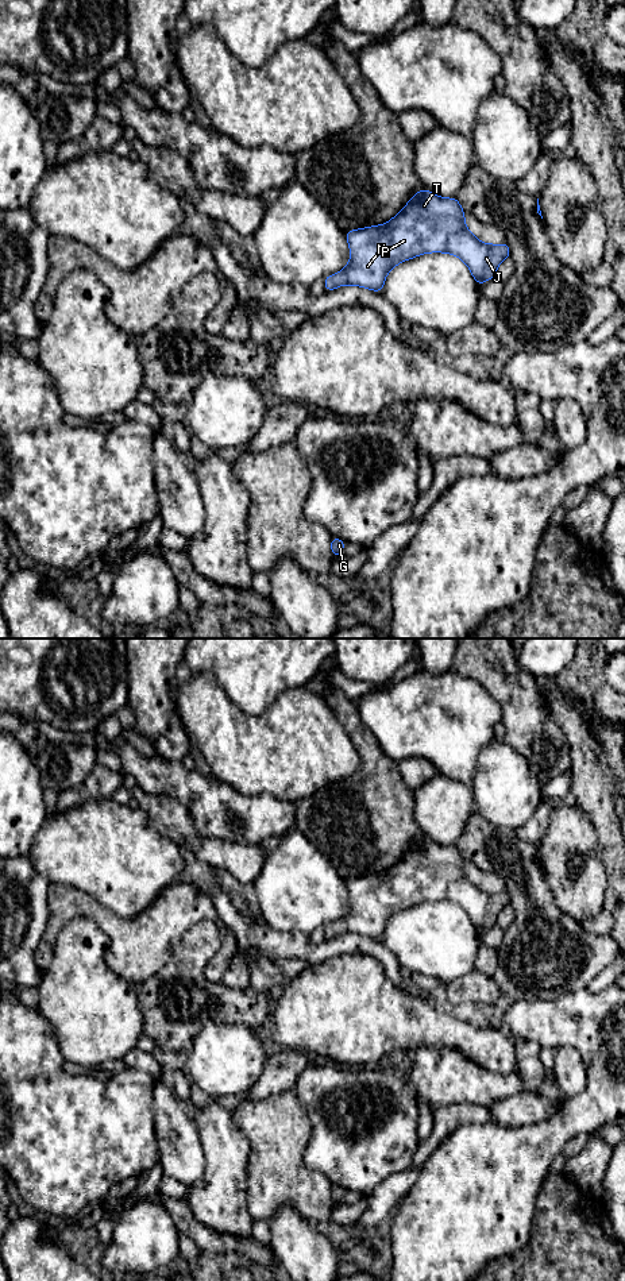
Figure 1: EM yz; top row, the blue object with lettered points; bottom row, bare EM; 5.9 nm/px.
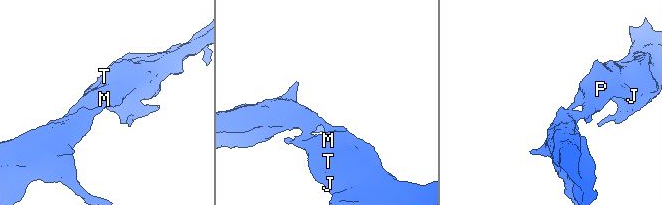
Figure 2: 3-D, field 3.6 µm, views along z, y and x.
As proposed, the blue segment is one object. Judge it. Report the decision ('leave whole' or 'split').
leave whole

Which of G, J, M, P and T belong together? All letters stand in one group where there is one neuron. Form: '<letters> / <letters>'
G J M P T

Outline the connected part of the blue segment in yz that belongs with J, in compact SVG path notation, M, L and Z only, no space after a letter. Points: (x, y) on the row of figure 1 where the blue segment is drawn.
M424 188L414 193L389 223L346 232L351 259L342 271L323 279L325 292L332 292L342 285L356 285L382 293L385 278L394 266L425 252L456 255L468 266L471 275L481 286L495 277L498 265L510 258L510 248L508 243L486 244L479 242L466 227L464 216L456 197L443 198Z

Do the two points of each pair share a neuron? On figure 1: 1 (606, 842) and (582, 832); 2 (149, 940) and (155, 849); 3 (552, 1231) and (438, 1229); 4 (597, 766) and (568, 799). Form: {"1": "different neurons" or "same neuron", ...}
{"1": "different neurons", "2": "different neurons", "3": "different neurons", "4": "different neurons"}

